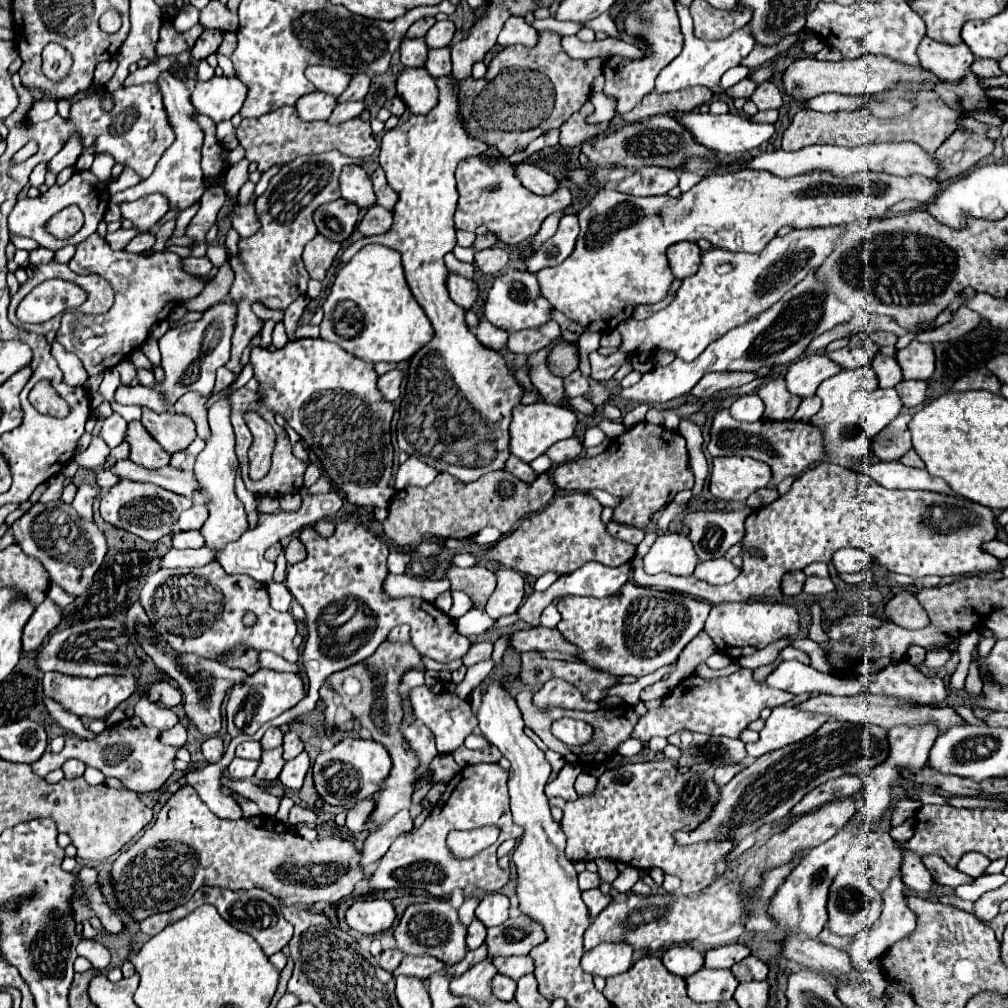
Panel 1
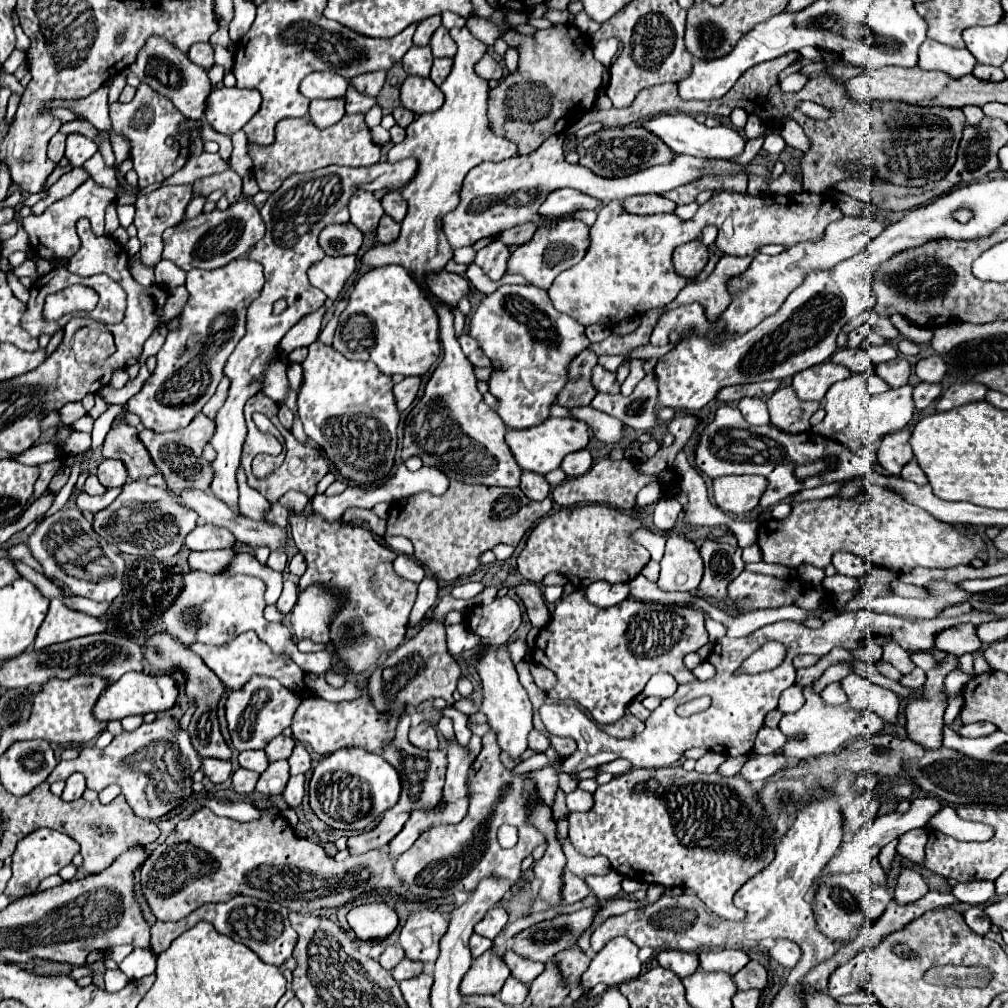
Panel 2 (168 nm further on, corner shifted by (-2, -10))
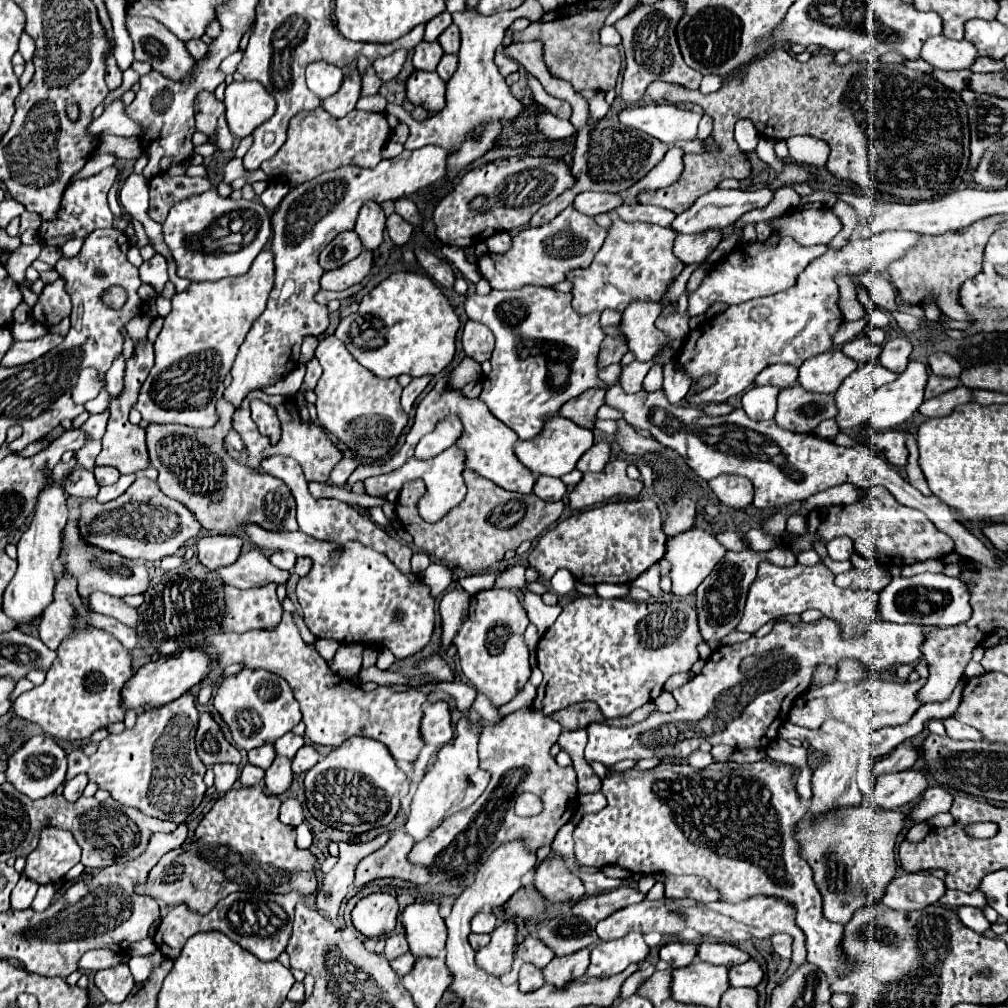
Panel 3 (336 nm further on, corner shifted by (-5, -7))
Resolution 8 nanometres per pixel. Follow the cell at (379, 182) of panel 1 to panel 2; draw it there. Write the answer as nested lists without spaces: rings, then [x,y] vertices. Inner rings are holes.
[[[385,192],[385,196],[381,198],[381,204],[383,204],[383,210],[387,216],[391,216],[395,222],[401,222],[403,216],[407,214],[407,202],[401,198],[399,192]]]

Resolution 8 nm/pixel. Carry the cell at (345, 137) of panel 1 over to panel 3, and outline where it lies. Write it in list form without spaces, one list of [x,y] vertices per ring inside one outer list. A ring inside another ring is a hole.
[[[320,105],[314,111],[302,111],[292,117],[286,143],[278,149],[278,153],[272,159],[262,163],[262,171],[272,181],[284,179],[284,183],[296,187],[324,171],[334,171],[346,165],[372,169],[382,161],[380,151],[390,139],[390,131],[392,129],[386,121],[386,113],[354,109],[346,117],[336,119]]]

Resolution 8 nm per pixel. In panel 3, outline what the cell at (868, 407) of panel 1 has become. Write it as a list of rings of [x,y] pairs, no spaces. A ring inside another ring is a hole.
[[[910,361],[906,371],[894,383],[882,385],[870,395],[874,409],[872,423],[876,429],[894,429],[908,421],[924,403],[924,387],[928,381],[928,367],[920,361]]]

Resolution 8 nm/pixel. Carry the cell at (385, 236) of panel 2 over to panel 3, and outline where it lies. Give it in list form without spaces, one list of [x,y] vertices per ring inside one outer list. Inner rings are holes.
[[[392,213],[386,221],[386,229],[388,229],[388,235],[390,239],[396,243],[396,245],[406,245],[412,237],[412,225],[406,223],[398,213]]]

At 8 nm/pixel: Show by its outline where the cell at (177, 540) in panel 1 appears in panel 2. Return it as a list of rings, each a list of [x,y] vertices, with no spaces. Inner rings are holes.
[[[203,550],[203,552],[189,552],[189,566],[203,570],[207,574],[217,574],[221,572],[221,566],[229,562],[233,556],[233,550]]]

